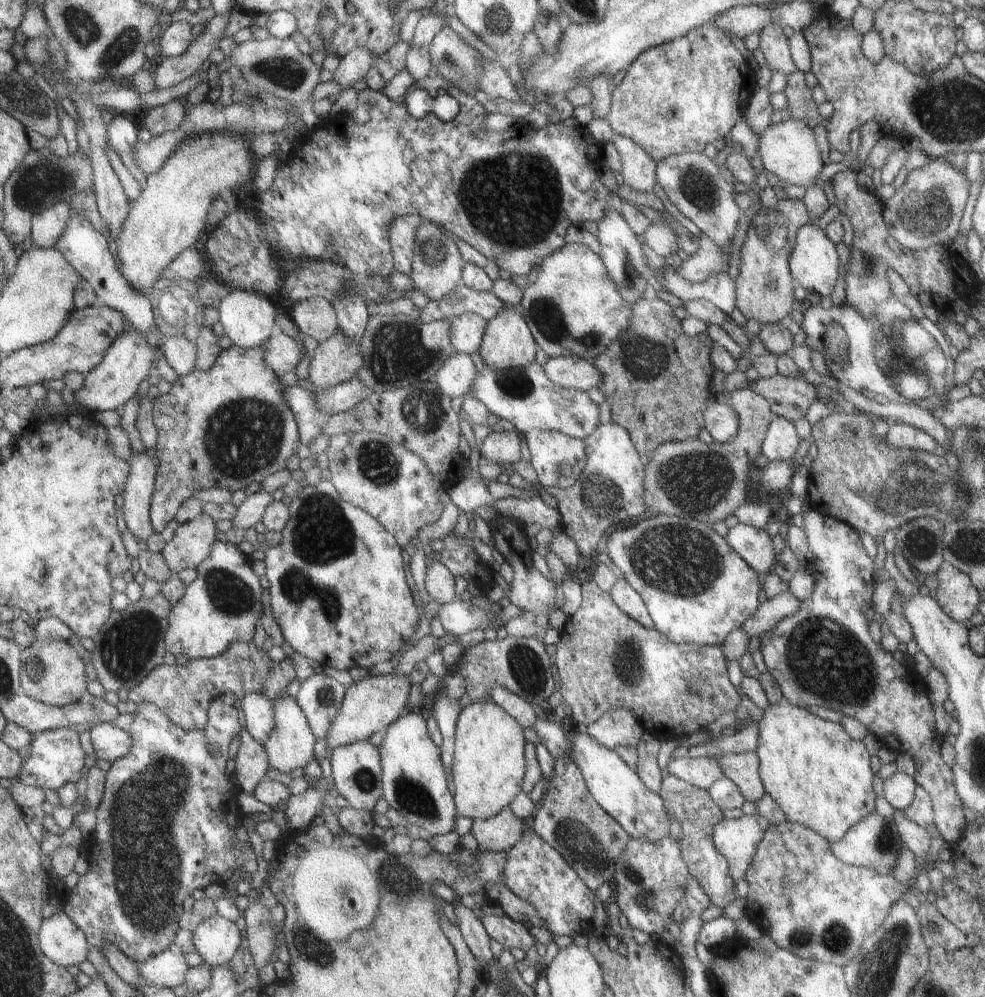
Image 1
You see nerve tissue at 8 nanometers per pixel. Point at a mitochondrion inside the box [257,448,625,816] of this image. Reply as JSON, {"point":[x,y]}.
{"point":[323,534]}

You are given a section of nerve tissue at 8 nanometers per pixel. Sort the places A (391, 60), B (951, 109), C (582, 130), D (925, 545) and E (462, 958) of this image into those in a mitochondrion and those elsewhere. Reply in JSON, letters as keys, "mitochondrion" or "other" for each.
{"A":"other","B":"mitochondrion","C":"other","D":"mitochondrion","E":"other"}

